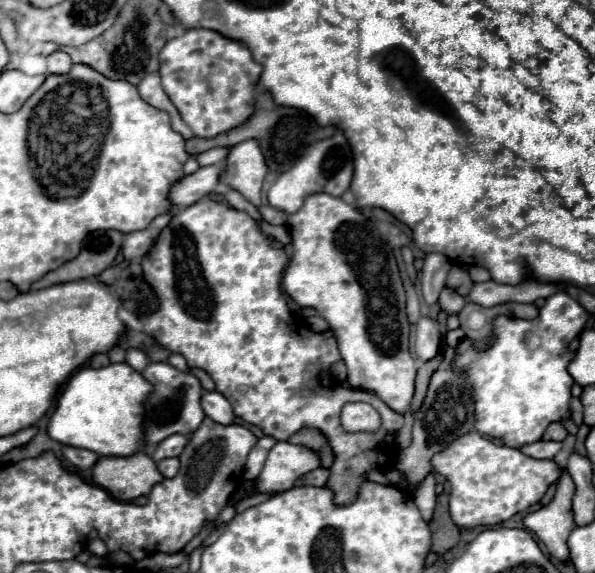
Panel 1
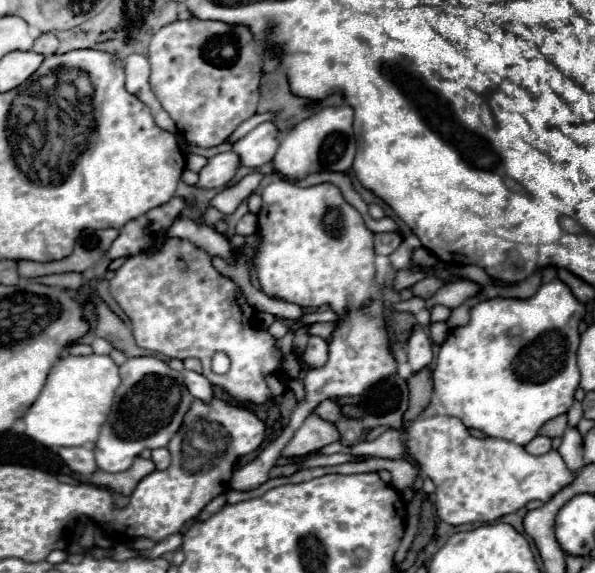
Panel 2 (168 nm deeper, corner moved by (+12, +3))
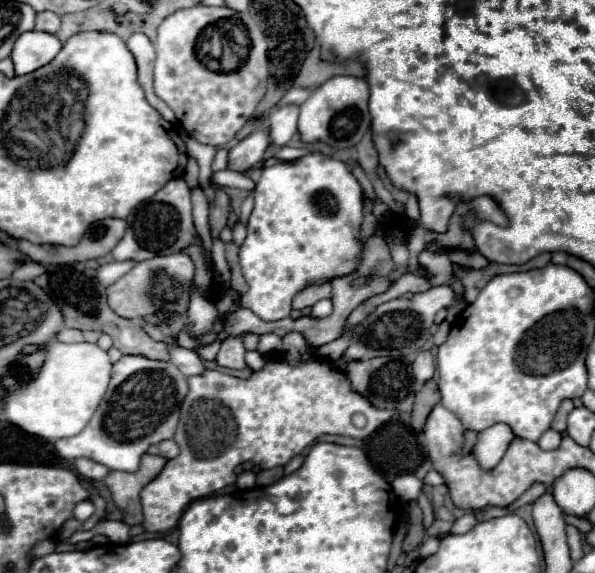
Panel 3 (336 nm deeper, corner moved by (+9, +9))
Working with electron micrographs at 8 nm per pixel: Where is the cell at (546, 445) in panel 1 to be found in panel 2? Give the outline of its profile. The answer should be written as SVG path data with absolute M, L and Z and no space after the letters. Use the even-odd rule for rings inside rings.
M536 436L530 444L526 444L526 450L530 454L546 454L552 450L552 440L546 436Z

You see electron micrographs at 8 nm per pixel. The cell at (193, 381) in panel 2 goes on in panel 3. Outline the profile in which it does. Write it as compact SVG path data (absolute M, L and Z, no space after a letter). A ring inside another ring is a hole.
M173 346L171 348L171 362L187 376L199 376L203 374L205 366L201 362L201 358L193 352L193 350L185 350L185 348L179 348L179 346Z

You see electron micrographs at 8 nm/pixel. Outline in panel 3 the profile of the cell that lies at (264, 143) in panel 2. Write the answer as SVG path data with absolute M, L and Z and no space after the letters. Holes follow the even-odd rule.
M283 106L273 110L269 116L269 138L271 146L285 146L297 134L299 106Z

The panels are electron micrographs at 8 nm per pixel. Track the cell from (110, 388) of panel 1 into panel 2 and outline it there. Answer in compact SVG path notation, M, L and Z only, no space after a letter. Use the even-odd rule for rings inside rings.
M90 354L58 358L40 396L20 418L26 424L26 434L42 446L82 446L86 442L96 442L96 432L100 424L104 424L108 408L112 408L116 384L120 384L118 366L110 356Z

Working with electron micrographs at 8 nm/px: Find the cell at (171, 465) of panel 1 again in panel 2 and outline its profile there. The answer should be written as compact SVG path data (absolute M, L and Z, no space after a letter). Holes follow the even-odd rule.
M168 448L152 450L152 462L156 464L158 470L166 470L170 466L170 452L168 452Z

